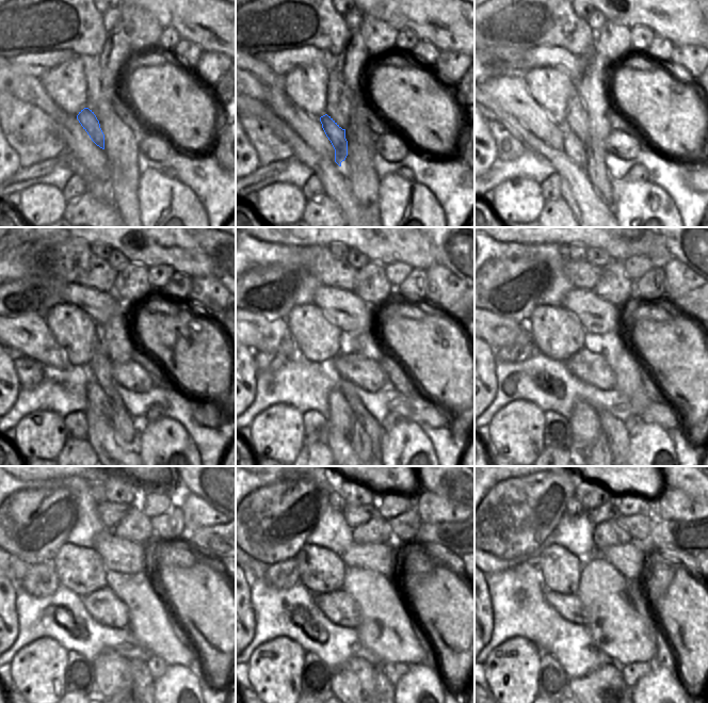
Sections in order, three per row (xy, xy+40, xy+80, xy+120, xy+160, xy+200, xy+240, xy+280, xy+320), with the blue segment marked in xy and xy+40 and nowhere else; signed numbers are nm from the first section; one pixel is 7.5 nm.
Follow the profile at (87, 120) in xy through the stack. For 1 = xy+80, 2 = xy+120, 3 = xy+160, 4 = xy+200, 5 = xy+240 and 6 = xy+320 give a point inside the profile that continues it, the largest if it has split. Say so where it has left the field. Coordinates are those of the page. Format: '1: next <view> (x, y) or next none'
1: next xy+80 (573, 146)
2: next xy+120 (97, 398)
3: next xy+160 (341, 416)
4: next xy+200 (585, 424)
5: next xy+240 (112, 673)
6: next xy+320 (606, 683)

